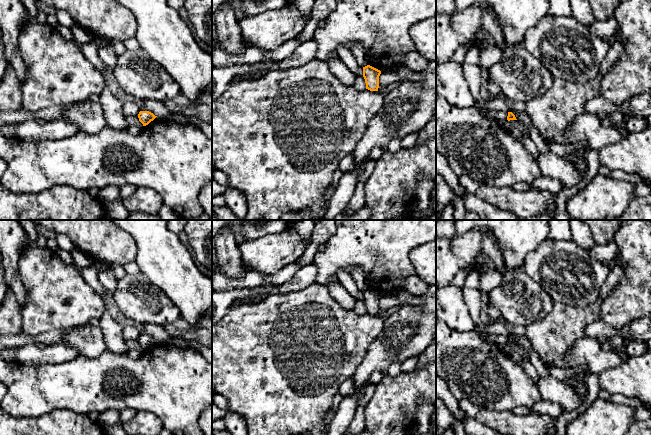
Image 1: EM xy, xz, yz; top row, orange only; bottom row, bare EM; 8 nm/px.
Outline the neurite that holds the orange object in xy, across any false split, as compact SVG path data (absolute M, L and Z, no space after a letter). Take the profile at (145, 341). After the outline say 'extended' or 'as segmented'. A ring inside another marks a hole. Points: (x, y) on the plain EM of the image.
M140 335L138 338L139 345L143 348L143 350L148 349L151 345L153 345L157 340L149 335Z; as segmented

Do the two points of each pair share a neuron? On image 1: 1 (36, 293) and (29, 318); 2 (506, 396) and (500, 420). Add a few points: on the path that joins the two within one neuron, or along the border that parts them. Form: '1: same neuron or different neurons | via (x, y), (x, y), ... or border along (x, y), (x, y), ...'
1: same neuron | via (36, 299), (35, 312)
2: different neurons | border along (480, 405), (497, 411), (511, 411)

